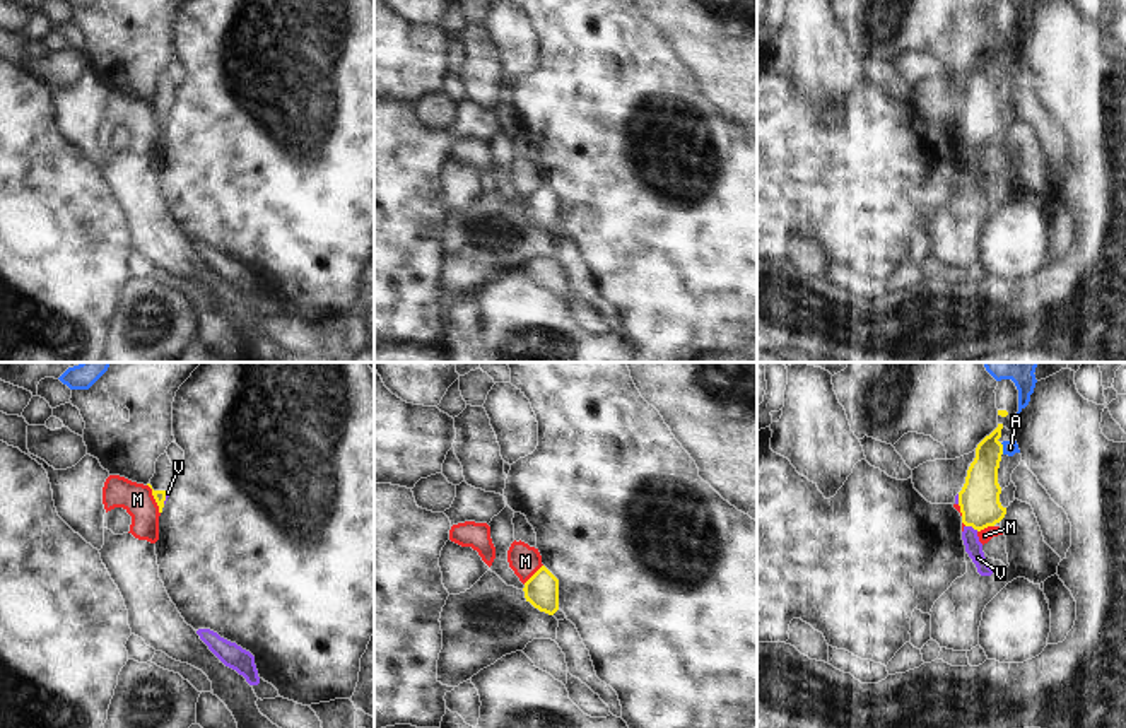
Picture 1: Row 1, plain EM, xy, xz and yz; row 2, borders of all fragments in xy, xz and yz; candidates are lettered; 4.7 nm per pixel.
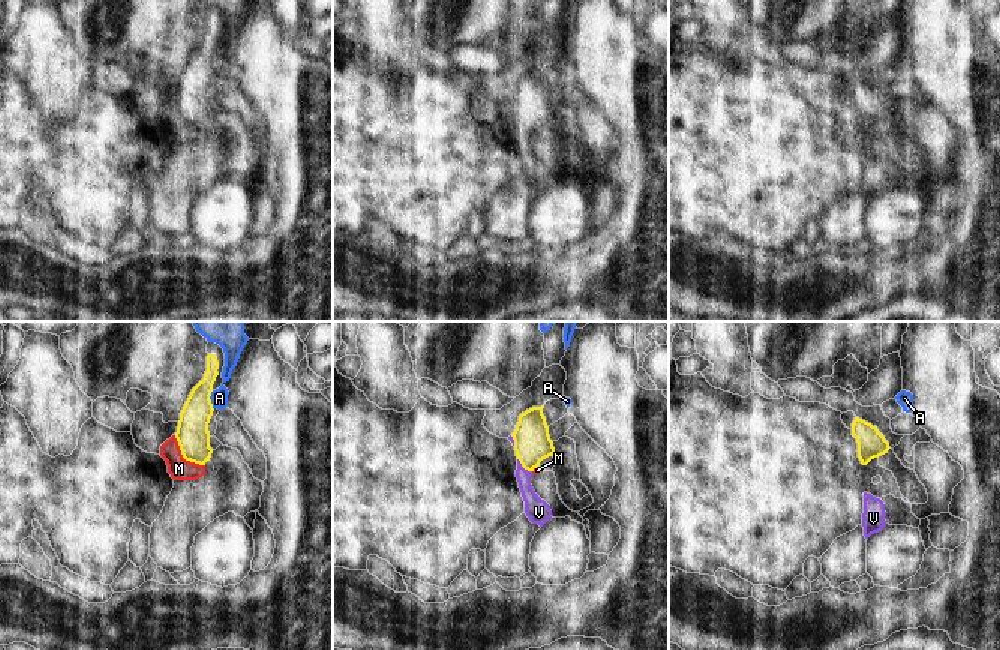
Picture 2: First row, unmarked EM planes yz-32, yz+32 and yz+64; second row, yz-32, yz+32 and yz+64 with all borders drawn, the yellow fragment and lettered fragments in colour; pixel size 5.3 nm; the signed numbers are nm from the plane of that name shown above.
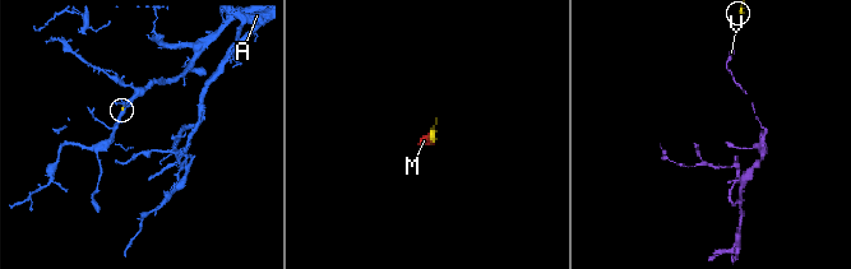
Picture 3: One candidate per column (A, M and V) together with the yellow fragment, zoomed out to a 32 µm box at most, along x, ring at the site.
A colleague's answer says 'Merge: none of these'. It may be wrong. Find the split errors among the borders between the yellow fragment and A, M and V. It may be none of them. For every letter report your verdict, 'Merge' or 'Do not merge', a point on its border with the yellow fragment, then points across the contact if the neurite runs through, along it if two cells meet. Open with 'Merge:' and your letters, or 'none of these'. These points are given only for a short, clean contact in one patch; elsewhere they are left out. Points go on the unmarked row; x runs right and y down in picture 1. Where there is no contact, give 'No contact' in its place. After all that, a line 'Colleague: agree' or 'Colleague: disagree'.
Merge: V
A: Do not merge. Touches yellow at yz (1002, 65). Boundary: yz (1000, 60), (1003, 70)
M: Do not merge. Touches yellow at xy (154, 115). Boundary: xy (147, 101), (159, 130)
V: Merge. Touches yellow at yz (973, 144). Path across: yz (979, 120), (973, 144), (969, 152).
Colleague: disagree

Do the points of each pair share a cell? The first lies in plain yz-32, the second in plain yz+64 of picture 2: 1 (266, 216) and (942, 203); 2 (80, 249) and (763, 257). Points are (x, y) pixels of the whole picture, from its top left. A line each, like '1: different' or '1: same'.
1: same
2: same

